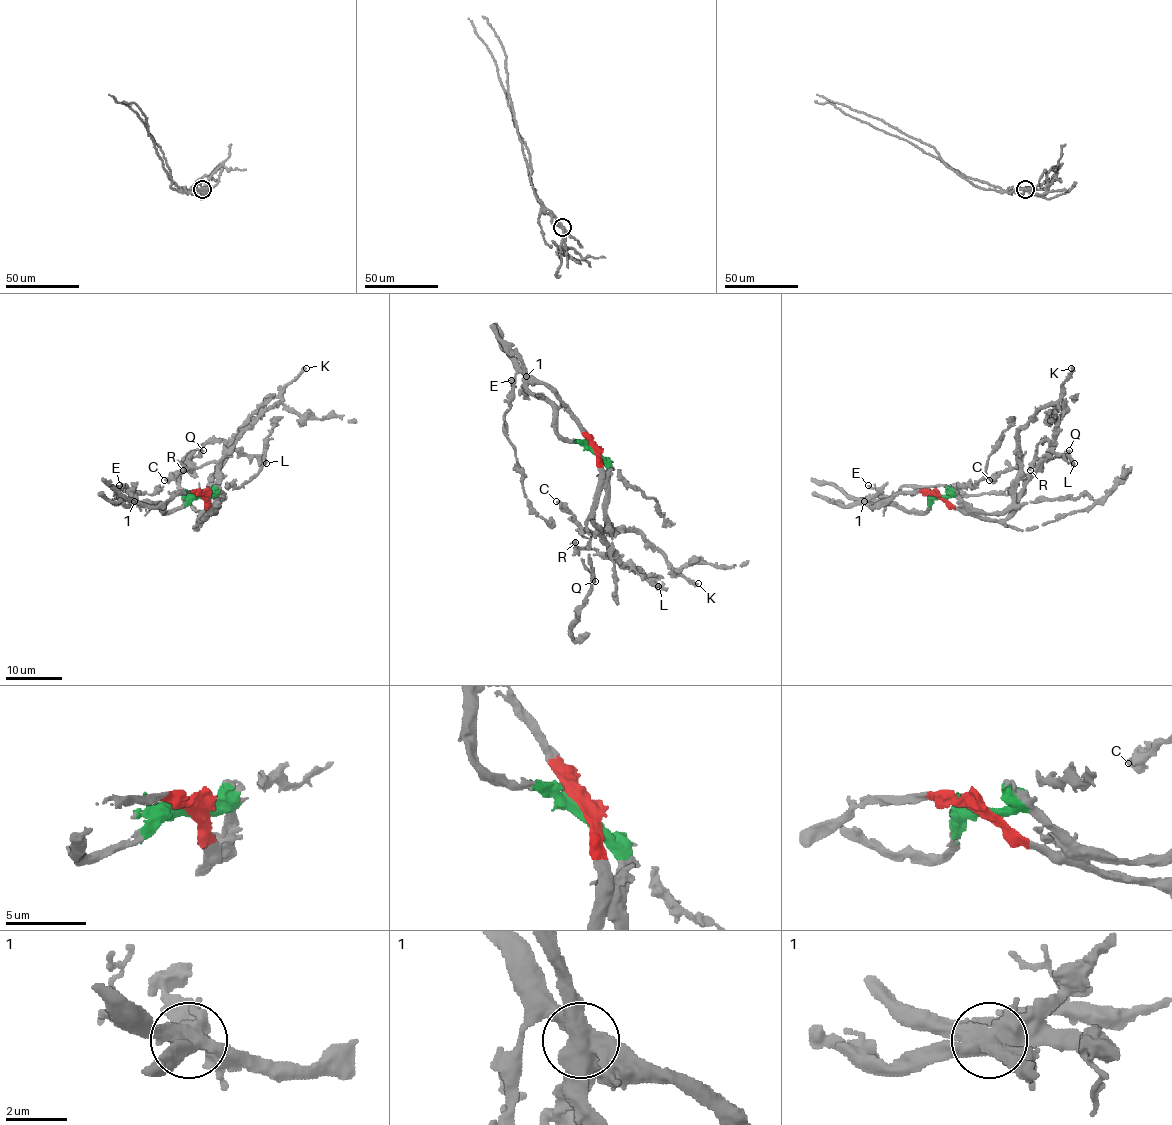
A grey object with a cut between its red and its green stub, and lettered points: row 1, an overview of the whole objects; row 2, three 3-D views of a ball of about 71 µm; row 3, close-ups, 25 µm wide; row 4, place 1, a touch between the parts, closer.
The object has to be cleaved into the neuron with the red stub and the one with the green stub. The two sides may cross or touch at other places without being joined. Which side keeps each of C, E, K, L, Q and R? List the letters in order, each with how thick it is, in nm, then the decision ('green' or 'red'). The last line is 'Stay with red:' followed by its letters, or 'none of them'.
C: calibre 360 nm; green
E: calibre 160 nm; red
K: calibre 400 nm; green
L: calibre 420 nm; red
Q: calibre 360 nm; red
R: calibre 340 nm; red
Stay with red: E, L, Q, R

